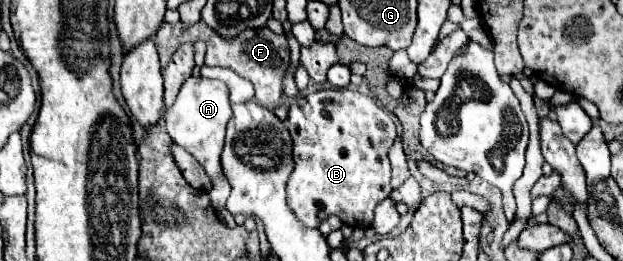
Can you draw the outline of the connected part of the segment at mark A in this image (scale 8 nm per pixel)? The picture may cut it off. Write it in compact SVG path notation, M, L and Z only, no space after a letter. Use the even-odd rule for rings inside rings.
M191 76L179 90L179 96L171 108L167 108L167 134L173 138L175 144L183 146L189 154L201 162L205 172L213 178L213 189L209 192L211 204L221 210L225 207L231 192L231 186L224 177L221 169L221 148L225 142L225 126L231 118L231 102L229 90L219 80L195 78Z

